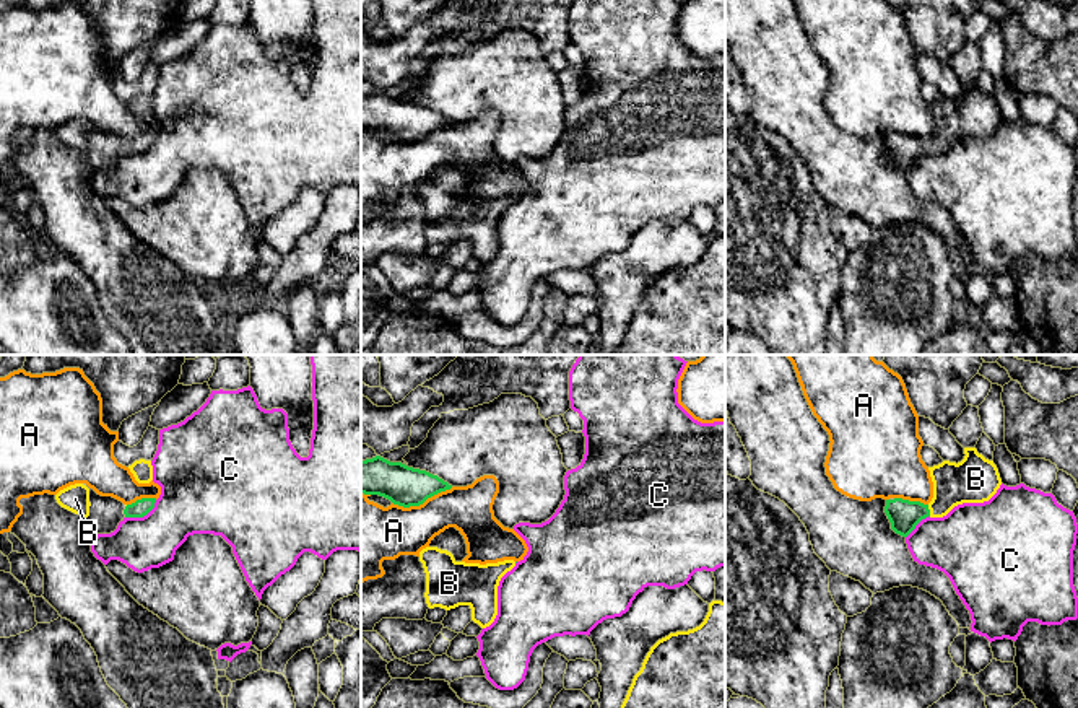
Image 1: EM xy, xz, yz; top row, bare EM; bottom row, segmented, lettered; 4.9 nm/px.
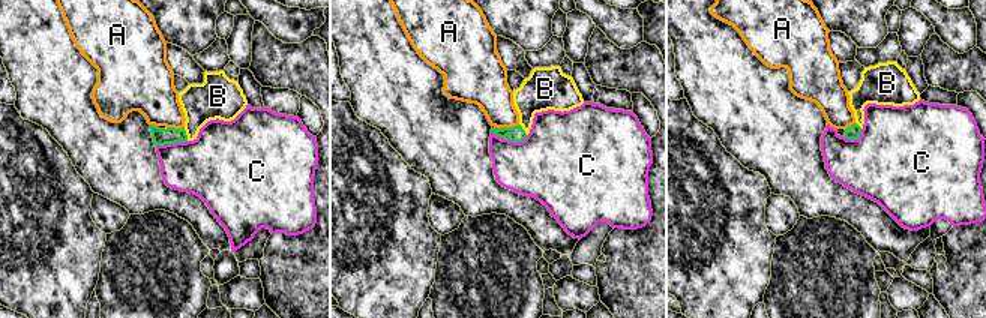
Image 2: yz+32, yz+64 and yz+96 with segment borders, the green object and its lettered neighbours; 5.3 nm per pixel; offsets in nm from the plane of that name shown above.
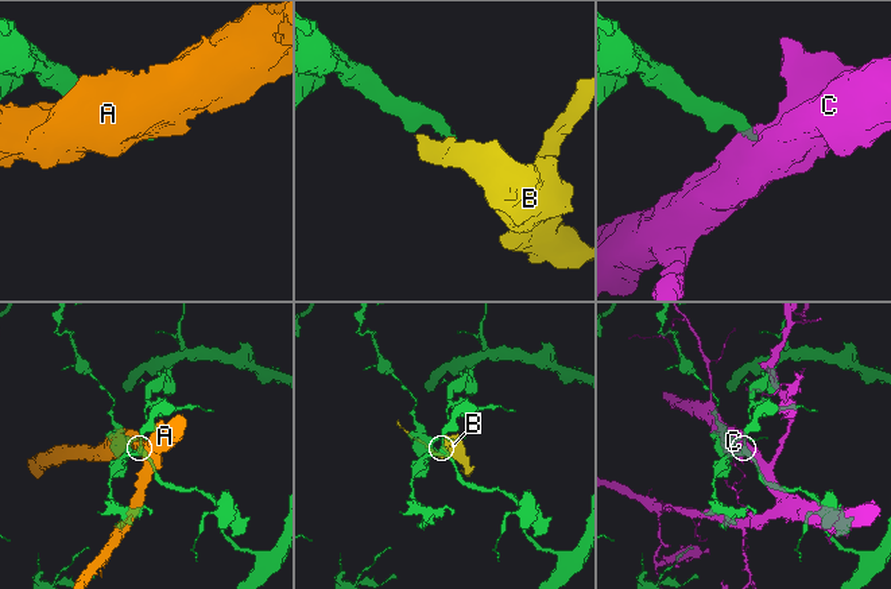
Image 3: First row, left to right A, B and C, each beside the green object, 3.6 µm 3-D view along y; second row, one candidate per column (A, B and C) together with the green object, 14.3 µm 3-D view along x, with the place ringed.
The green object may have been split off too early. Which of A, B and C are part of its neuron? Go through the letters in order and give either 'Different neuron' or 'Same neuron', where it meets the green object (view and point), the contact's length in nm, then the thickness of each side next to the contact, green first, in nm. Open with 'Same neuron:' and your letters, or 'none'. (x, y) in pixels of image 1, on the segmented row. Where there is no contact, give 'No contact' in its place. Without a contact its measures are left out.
Same neuron: B
A: Different neuron. Touches green at xz (421, 503). Shared border 320 nm. Thickness 200 nm (green) against 260 nm
B: Same neuron. Touches green at yz (929, 510). Shared border 60 nm. Thickness 150 nm (green) against 220 nm
C: Different neuron. Touches green at xy (142, 516). Shared border 180 nm. Thickness 90 nm (green) against 300 nm

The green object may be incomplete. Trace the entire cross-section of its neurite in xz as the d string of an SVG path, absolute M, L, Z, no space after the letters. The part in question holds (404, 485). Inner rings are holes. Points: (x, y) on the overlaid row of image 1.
M380 456L361 459L361 493L384 496L403 508L419 506L450 488L452 485L437 475L402 462L390 462Z

